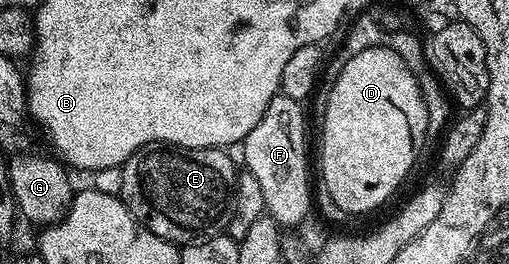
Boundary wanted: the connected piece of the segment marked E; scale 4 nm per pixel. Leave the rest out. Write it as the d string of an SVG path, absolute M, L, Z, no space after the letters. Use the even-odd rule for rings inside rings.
M161 144L143 145L121 166L123 187L122 202L135 219L145 229L160 235L160 239L172 241L181 247L190 242L225 234L230 228L230 214L234 208L234 186L236 168L227 150L222 147L212 149L183 149L163 147Z

